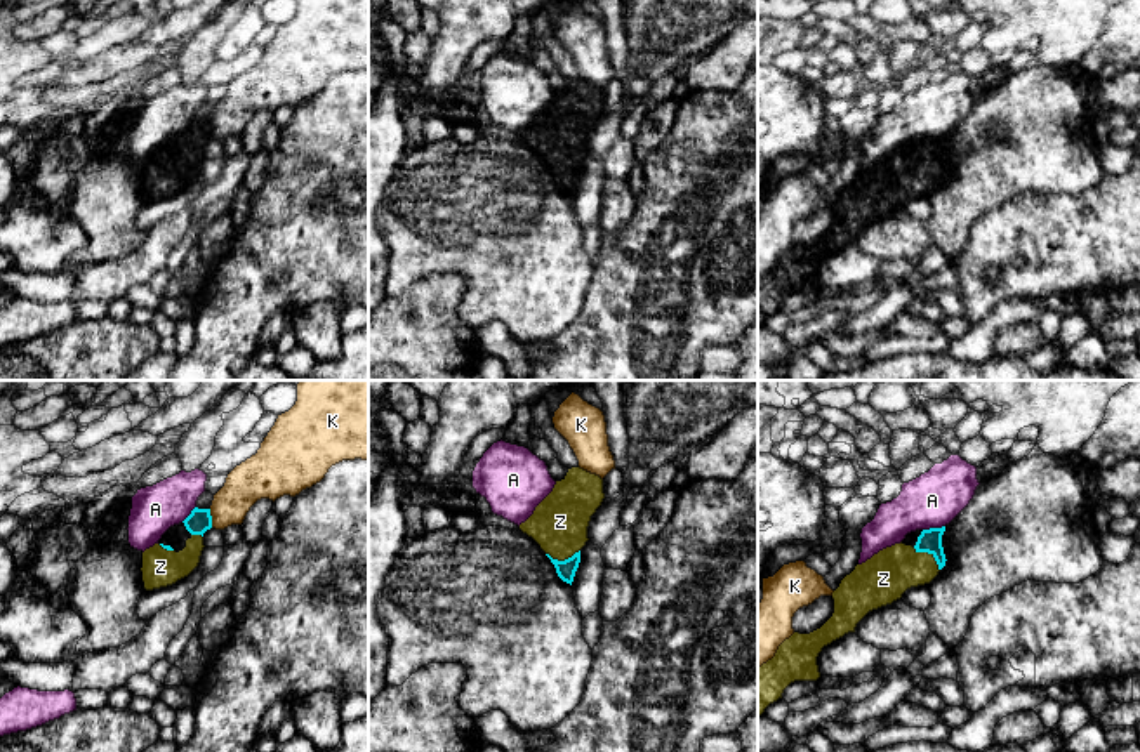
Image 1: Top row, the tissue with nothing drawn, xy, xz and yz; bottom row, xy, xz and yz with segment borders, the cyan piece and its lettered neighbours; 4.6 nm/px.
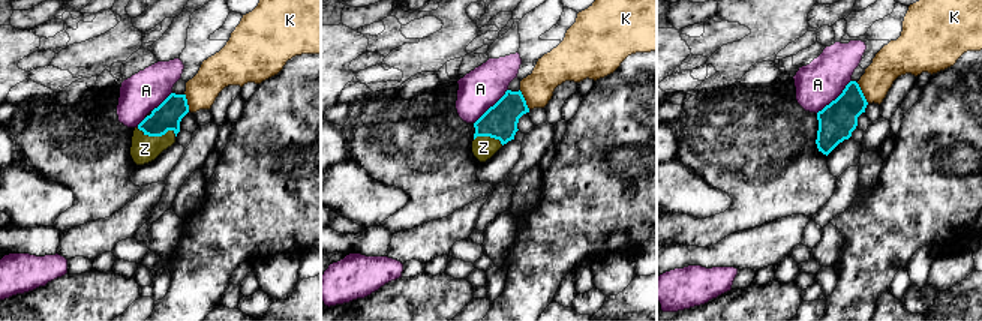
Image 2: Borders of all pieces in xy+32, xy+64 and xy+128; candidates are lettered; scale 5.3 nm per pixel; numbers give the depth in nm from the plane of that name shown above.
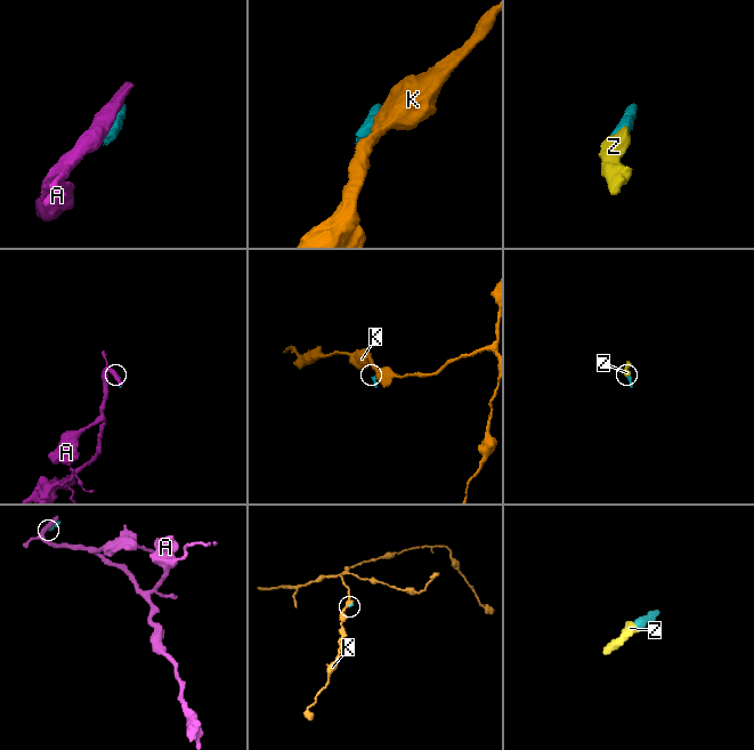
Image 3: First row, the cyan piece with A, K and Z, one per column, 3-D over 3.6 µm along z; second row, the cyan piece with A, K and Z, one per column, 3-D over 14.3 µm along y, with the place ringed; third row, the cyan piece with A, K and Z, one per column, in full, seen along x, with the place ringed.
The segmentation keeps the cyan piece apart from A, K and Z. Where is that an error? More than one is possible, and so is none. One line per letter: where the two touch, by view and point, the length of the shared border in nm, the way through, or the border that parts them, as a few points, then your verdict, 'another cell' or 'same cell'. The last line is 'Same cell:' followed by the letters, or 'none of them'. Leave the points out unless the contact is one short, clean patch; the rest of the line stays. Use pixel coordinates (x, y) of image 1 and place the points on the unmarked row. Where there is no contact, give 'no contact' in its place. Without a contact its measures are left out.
A: meets cyan in yz at (934, 139); contact 110 nm long; another cell
K: meets cyan in xy at (211, 129); contact 90 nm long; border along xy (209, 120), (212, 138); another cell
Z: meets cyan in yz at (930, 164); contact 170 nm long; runs through yz (930, 151), (930, 164), (883, 190); same cell
Same cell: Z

